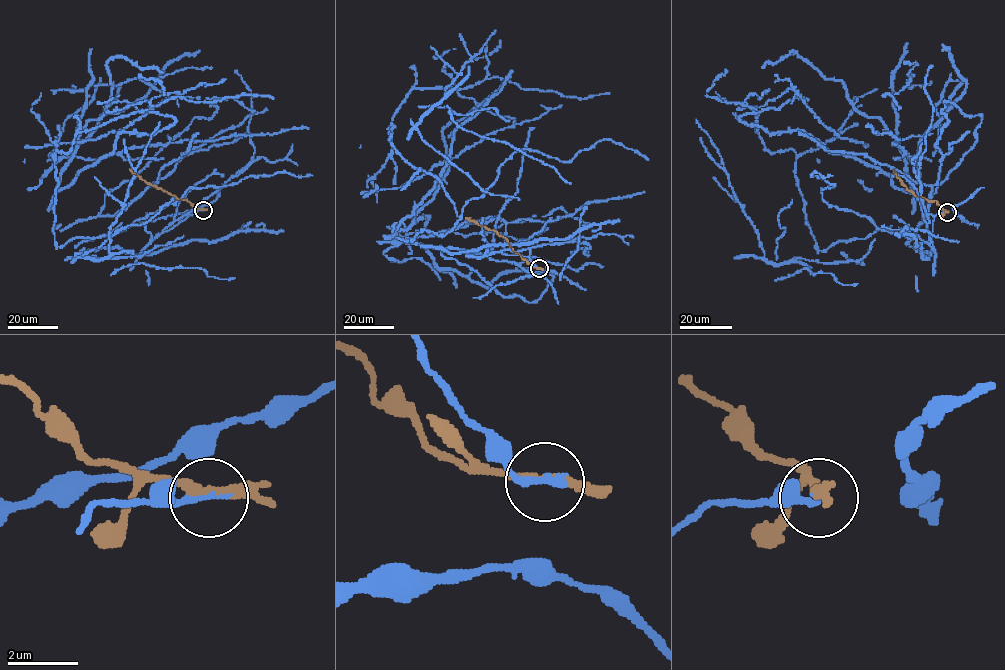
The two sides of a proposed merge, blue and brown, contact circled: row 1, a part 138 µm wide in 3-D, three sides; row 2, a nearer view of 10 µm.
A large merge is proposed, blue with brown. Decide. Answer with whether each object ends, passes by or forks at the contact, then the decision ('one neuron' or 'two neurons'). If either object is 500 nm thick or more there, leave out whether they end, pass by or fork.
blue ends | brown passes by | two neurons

